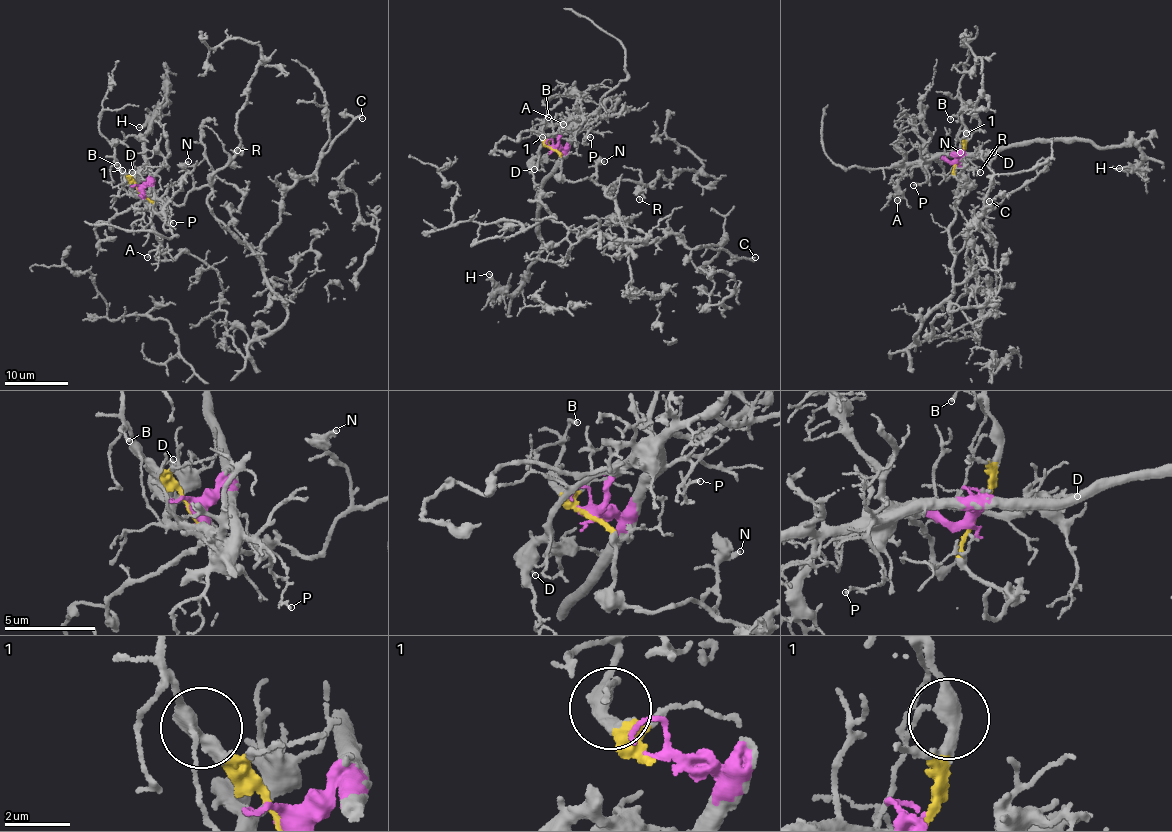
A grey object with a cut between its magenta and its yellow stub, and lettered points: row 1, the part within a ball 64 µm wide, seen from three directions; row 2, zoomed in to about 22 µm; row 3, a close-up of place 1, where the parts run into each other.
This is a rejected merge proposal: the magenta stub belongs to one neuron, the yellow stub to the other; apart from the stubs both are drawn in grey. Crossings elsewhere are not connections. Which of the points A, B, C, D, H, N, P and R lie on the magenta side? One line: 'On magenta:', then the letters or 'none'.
On magenta: A, D, H, P

